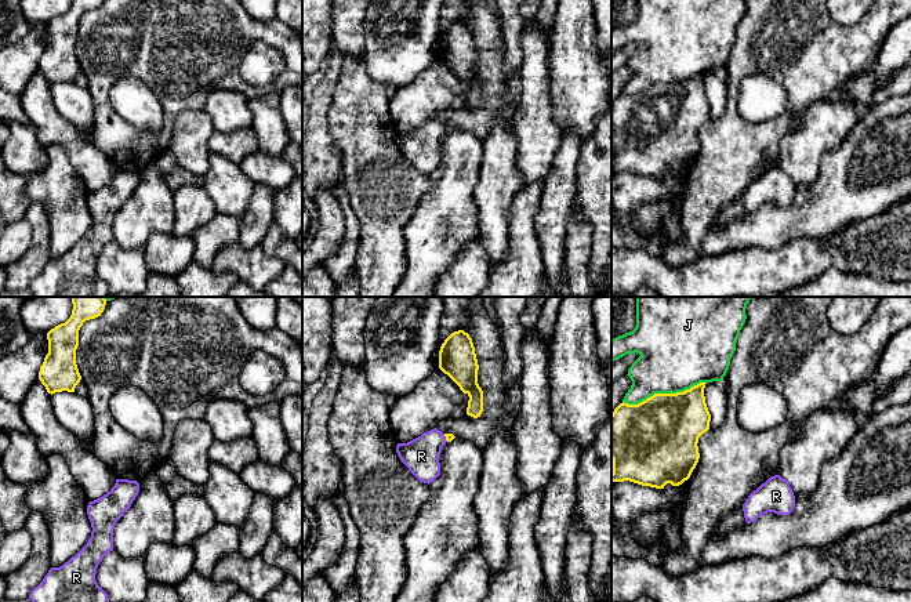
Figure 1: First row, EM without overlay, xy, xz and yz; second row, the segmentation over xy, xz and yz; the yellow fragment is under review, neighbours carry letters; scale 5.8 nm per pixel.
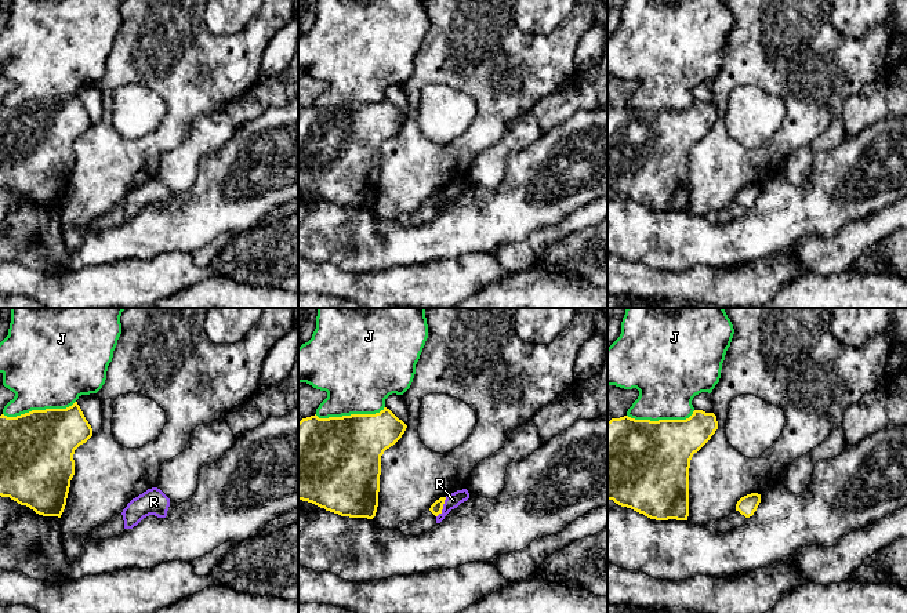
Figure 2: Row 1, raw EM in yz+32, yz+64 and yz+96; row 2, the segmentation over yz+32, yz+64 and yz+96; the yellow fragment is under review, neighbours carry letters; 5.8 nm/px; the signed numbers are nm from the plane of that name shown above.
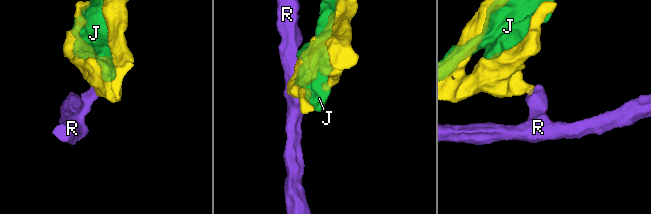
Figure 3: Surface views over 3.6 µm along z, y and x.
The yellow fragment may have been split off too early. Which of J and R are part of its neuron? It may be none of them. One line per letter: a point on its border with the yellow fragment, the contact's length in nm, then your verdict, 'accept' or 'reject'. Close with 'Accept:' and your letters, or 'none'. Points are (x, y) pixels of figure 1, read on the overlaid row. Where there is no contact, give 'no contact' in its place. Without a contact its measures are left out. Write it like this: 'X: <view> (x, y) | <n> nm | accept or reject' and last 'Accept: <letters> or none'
J: yz (664, 394) | 500 nm | reject
R: xz (446, 438) | 50 nm | reject
Accept: none

